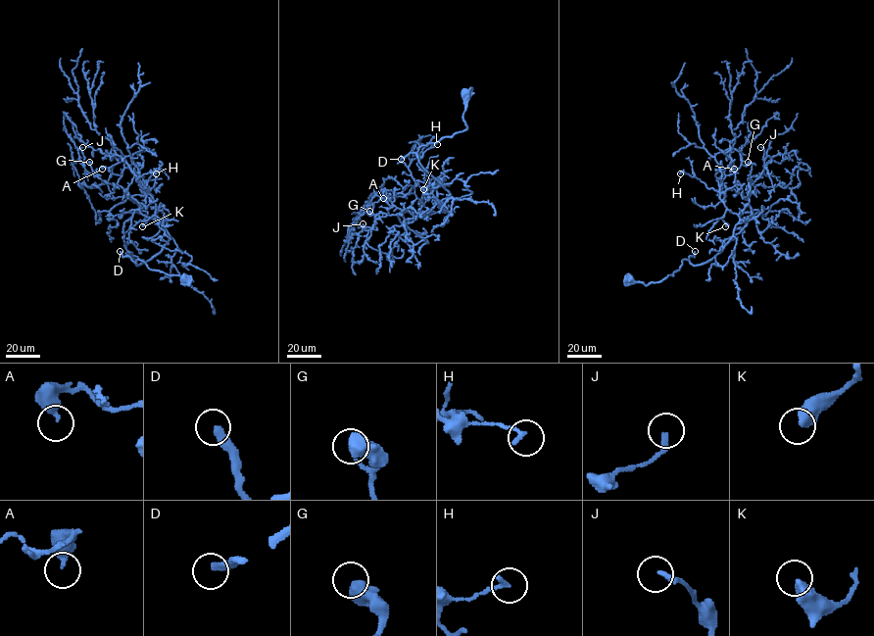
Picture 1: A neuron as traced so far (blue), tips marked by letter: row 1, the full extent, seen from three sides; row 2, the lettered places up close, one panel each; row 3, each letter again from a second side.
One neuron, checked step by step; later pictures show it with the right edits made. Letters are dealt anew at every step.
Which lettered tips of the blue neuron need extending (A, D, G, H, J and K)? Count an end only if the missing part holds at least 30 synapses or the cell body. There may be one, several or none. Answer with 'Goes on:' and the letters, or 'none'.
Goes on: D

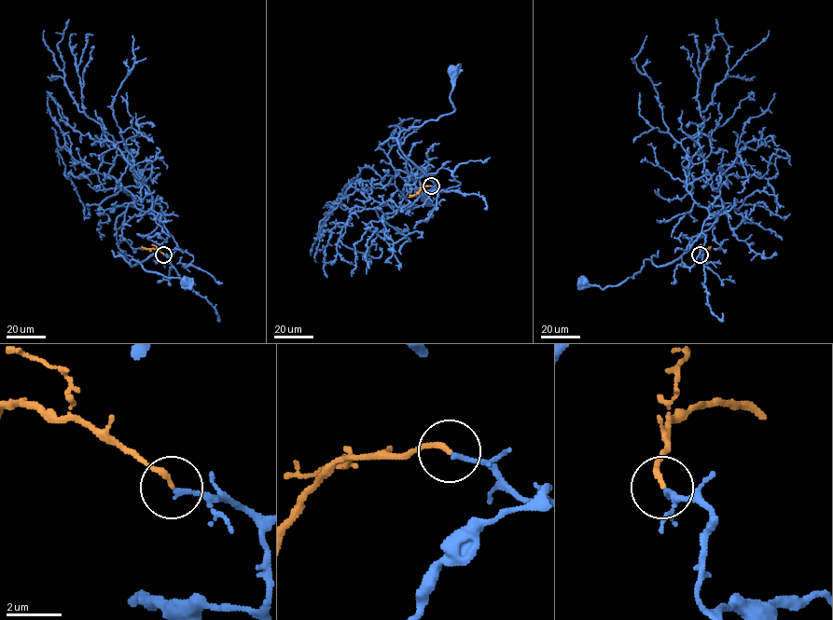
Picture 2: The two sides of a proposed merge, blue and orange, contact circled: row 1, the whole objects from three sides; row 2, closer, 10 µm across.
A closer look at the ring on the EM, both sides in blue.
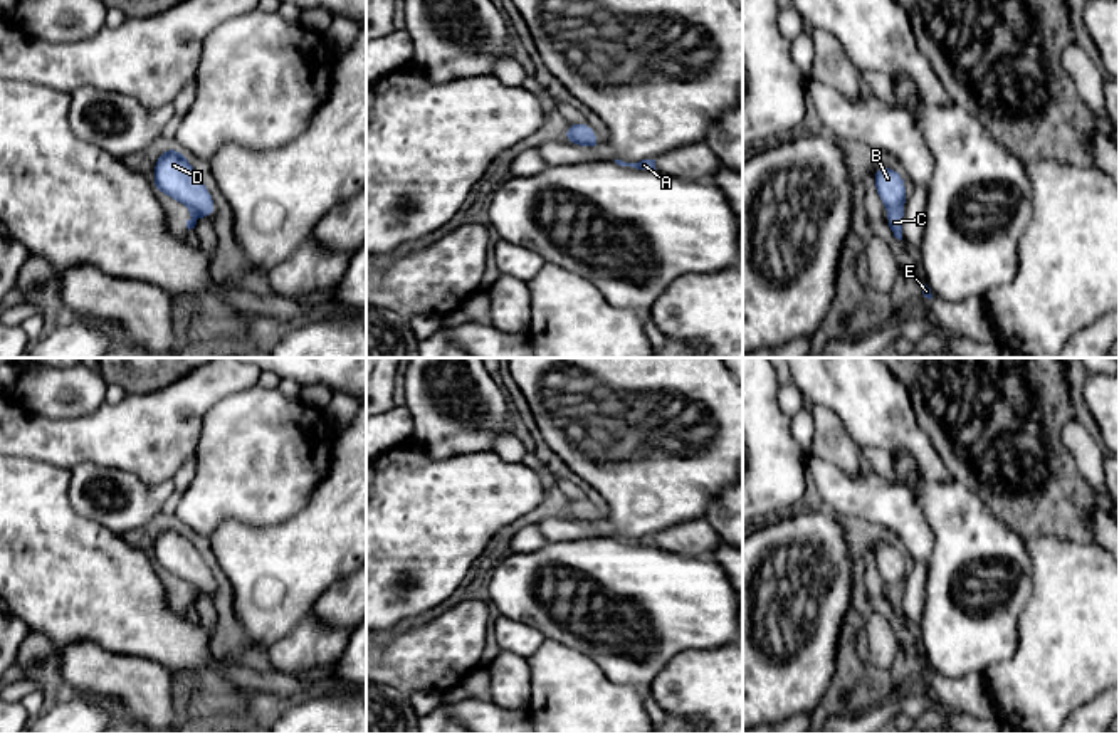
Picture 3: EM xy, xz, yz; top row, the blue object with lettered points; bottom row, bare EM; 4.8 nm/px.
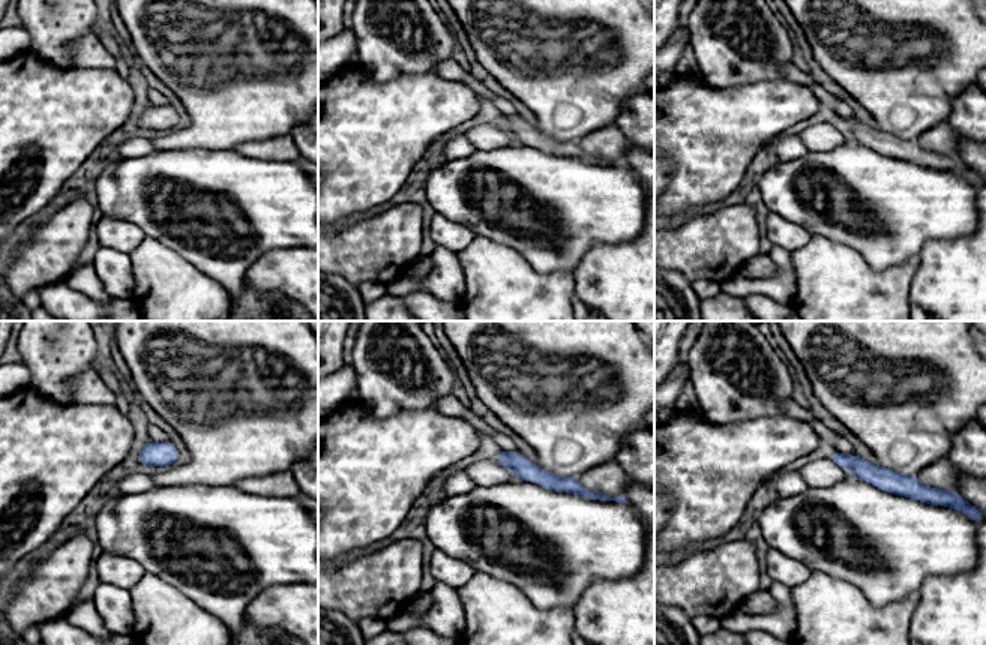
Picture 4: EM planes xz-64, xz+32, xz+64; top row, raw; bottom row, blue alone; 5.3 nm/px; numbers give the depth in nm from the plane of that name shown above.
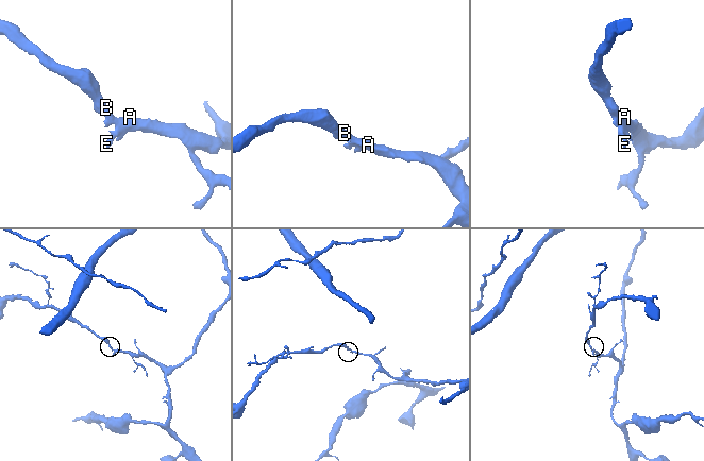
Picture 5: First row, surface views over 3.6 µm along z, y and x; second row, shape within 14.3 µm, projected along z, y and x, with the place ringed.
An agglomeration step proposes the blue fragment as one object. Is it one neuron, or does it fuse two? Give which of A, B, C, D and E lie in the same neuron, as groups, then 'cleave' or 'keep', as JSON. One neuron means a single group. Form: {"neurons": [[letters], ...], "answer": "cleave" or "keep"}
{"neurons": [["A", "B", "C", "D", "E"]], "answer": "keep"}

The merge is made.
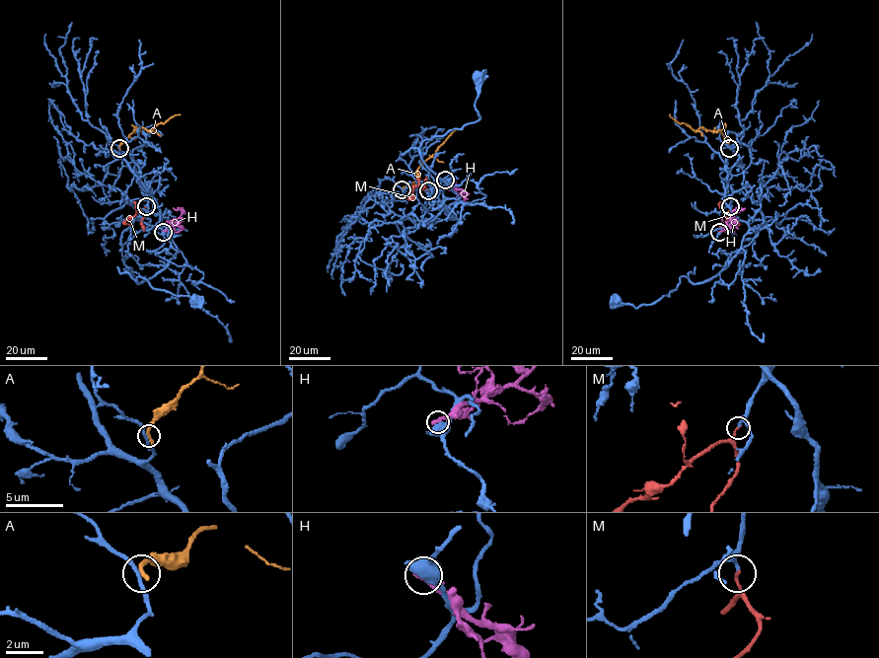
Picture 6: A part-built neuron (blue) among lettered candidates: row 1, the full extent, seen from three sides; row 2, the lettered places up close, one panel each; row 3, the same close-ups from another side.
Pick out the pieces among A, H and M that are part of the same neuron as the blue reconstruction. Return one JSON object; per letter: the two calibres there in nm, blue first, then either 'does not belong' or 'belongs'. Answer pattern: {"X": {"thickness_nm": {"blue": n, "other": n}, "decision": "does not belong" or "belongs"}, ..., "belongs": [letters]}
{"A": {"thickness_nm": {"blue": 180, "other": 280}, "decision": "does not belong"}, "H": {"thickness_nm": {"blue": 500, "other": 300}, "decision": "does not belong"}, "M": {"thickness_nm": {"blue": 120, "other": 160}, "decision": "belongs"}, "belongs": ["M"]}

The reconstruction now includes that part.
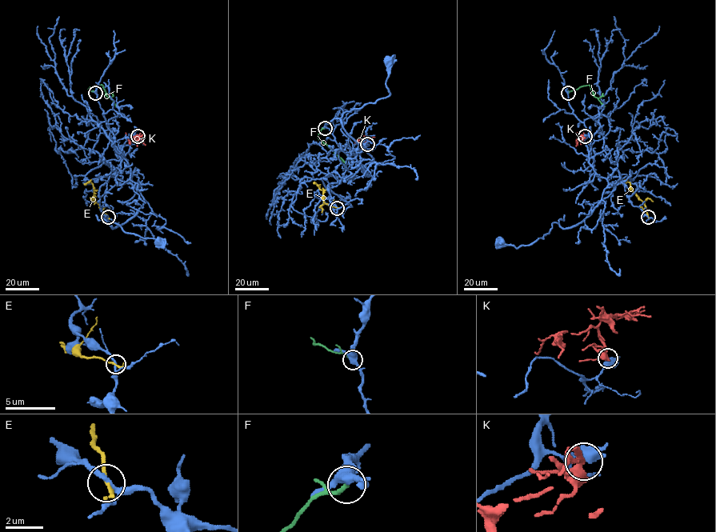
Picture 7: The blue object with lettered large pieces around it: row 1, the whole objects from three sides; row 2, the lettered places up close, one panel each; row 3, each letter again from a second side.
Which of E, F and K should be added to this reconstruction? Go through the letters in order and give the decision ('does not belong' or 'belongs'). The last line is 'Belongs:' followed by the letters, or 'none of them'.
E: does not belong
F: does not belong
K: does not belong
Belongs: none of them

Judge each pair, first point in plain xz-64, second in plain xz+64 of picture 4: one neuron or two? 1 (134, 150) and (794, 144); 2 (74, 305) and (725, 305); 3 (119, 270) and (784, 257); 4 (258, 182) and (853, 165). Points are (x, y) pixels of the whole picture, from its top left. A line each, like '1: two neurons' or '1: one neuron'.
1: one neuron
2: two neurons
3: one neuron
4: one neuron

